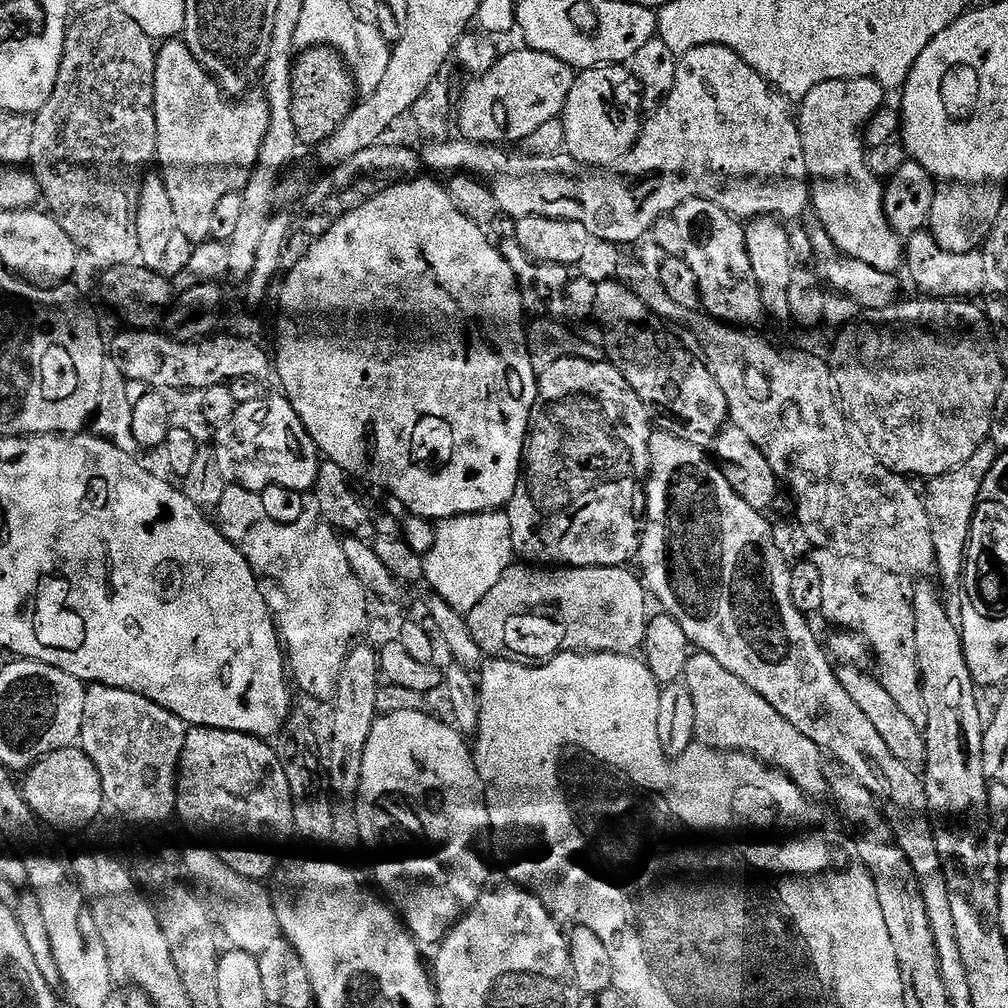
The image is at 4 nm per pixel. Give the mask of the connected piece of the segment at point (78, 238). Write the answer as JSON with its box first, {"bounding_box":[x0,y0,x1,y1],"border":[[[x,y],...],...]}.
{"bounding_box":[30,6,158,268],"border":[[[98,6],[97,9],[86,9],[69,23],[68,33],[64,39],[62,50],[62,66],[58,70],[58,82],[54,86],[54,94],[42,110],[34,116],[34,147],[30,149],[30,171],[38,182],[40,194],[47,211],[70,234],[77,249],[88,256],[93,256],[98,263],[108,268],[120,268],[123,264],[136,264],[140,258],[138,250],[138,198],[140,186],[149,171],[148,163],[156,160],[158,146],[158,126],[156,125],[156,107],[154,106],[154,70],[158,48],[153,39],[148,37],[142,27],[133,19],[118,10],[117,6]]]}

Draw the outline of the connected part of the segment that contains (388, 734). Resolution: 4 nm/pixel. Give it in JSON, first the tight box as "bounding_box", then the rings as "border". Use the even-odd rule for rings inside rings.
{"bounding_box":[356,710,490,946],"border":[[[405,710],[402,712],[389,712],[377,719],[364,751],[356,817],[358,818],[360,843],[365,849],[369,848],[372,851],[372,868],[376,871],[376,880],[380,883],[381,890],[385,892],[383,895],[390,901],[391,907],[395,909],[400,919],[403,920],[405,928],[412,933],[412,937],[416,939],[417,944],[421,946],[427,946],[427,944],[436,946],[456,927],[456,924],[463,916],[468,915],[468,911],[475,906],[478,898],[484,895],[489,887],[488,864],[484,861],[483,854],[476,849],[476,843],[479,842],[480,835],[483,832],[485,835],[489,831],[490,825],[488,823],[486,789],[476,769],[476,758],[469,741],[461,736],[451,723],[443,724],[442,721],[435,720],[434,717],[427,716],[426,713],[427,711],[424,710],[419,712]]]}

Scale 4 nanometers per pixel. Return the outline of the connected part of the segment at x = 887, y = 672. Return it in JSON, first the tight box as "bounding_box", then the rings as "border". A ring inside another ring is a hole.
{"bounding_box":[811,550,928,730],"border":[[[816,550],[811,554],[811,563],[816,564],[818,574],[822,576],[822,610],[819,615],[836,624],[832,626],[837,629],[856,632],[871,651],[873,648],[877,652],[875,671],[878,673],[880,684],[886,694],[890,694],[890,698],[898,702],[898,707],[908,715],[910,722],[914,722],[914,726],[922,730],[928,721],[928,711],[924,705],[924,685],[920,682],[920,667],[914,646],[914,614],[909,593],[896,588],[897,581],[889,572],[865,560],[823,550]]]}

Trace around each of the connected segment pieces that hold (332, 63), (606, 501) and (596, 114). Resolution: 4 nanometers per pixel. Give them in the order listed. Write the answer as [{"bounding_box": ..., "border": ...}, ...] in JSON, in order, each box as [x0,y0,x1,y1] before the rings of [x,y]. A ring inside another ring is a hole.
[{"bounding_box":[291,47,358,148],"border":[[[312,47],[300,55],[292,67],[294,101],[291,118],[301,145],[316,148],[352,113],[358,103],[358,91],[352,74],[337,51],[327,47]]]},{"bounding_box":[506,358,654,568],"border":[[[565,358],[550,366],[550,370],[538,378],[536,405],[532,411],[532,422],[524,450],[522,483],[517,488],[512,503],[506,509],[512,527],[513,550],[521,561],[532,566],[563,566],[564,568],[623,568],[631,565],[639,557],[642,541],[642,521],[648,511],[648,493],[646,485],[652,467],[650,442],[654,424],[650,419],[650,410],[630,390],[626,378],[617,368],[607,362],[592,363],[589,360]]]},{"bounding_box":[562,64,644,170],"border":[[[610,64],[583,69],[570,90],[562,117],[567,155],[575,158],[577,164],[592,170],[608,170],[611,164],[619,165],[640,136],[640,108],[644,107],[640,84],[634,78],[631,67]]]}]

